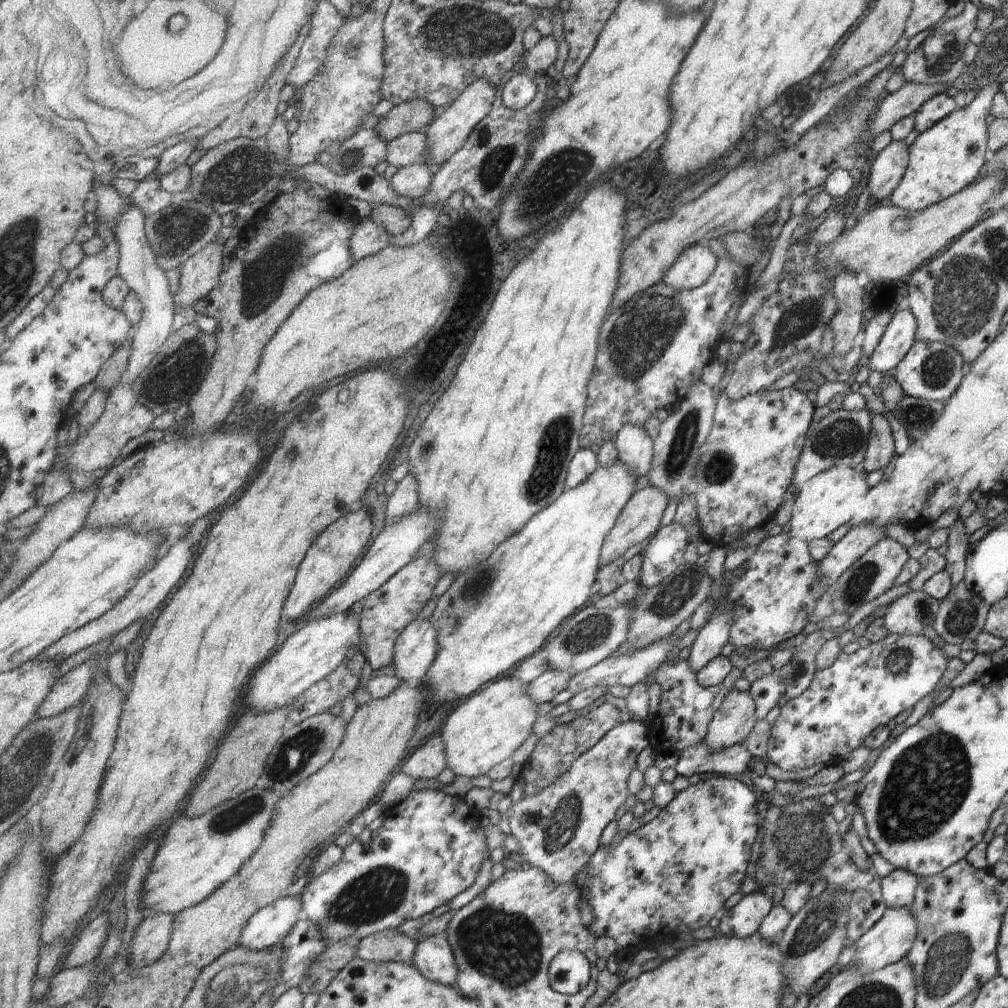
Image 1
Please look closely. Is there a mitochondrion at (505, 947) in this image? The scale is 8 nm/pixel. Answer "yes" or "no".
yes

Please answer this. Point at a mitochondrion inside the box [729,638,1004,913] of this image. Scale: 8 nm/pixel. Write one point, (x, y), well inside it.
(927, 784)

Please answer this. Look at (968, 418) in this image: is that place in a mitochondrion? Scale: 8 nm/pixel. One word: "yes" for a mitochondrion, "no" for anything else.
no

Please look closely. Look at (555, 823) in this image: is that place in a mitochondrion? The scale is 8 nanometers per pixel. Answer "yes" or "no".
yes

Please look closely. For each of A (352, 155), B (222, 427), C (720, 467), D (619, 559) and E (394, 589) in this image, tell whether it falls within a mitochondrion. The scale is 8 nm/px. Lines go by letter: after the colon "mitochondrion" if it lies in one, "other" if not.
A: mitochondrion
B: other
C: mitochondrion
D: other
E: other

